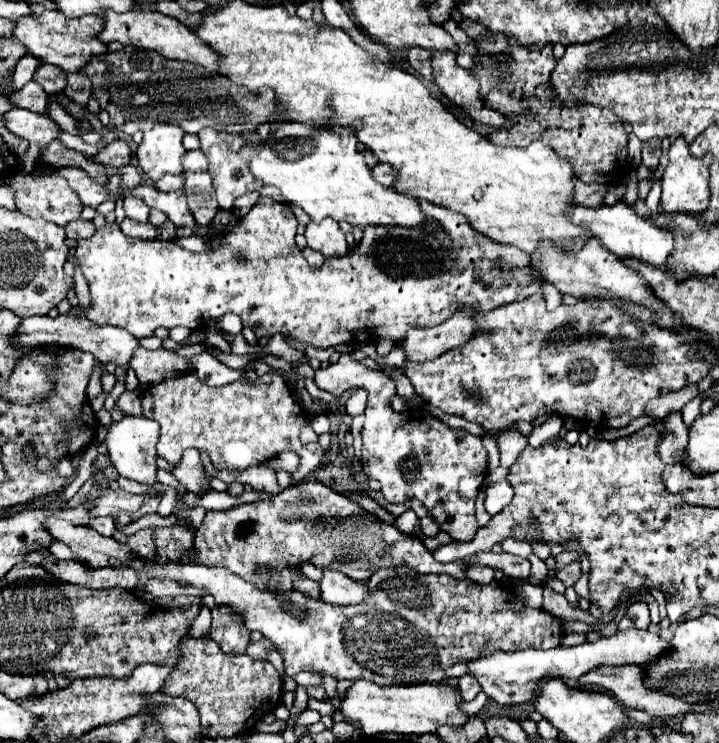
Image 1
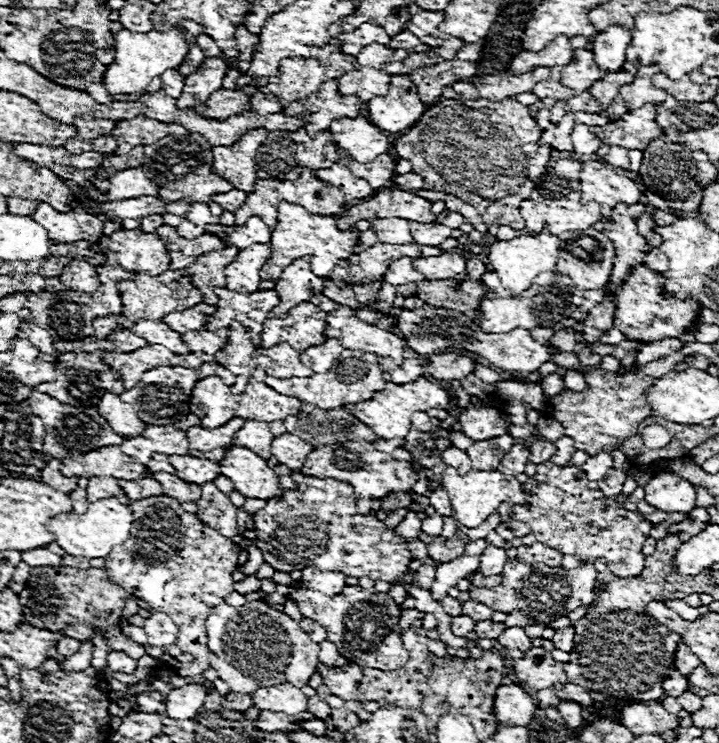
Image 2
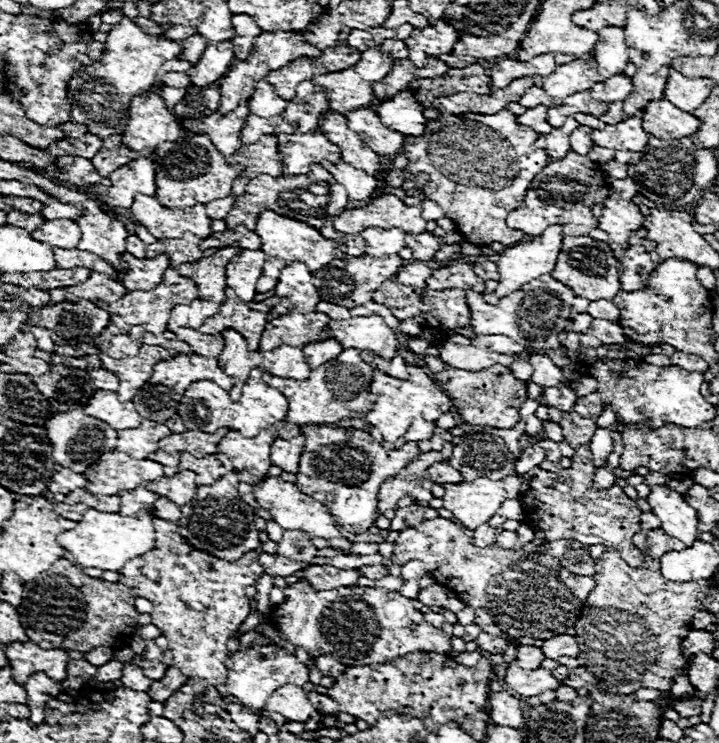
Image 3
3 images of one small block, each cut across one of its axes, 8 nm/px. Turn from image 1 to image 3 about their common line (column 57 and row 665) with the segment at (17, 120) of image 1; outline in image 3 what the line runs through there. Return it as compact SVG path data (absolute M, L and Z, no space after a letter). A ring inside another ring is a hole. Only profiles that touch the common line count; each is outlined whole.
M132 662L124 664L124 668L122 668L122 678L120 678L120 680L122 680L122 684L124 684L126 688L144 690L144 692L146 692L146 690L150 688L150 684L152 684L152 680L144 676L142 668L136 666L136 664L132 664Z

